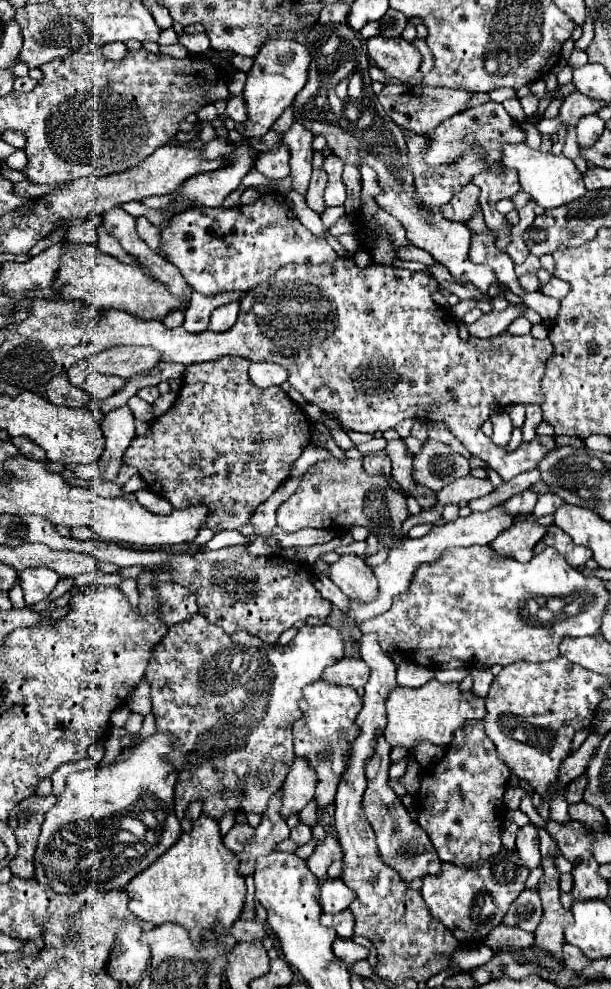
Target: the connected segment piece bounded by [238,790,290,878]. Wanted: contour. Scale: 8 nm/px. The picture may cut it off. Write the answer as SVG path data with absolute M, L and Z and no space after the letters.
M282 790L272 796L272 802L268 802L268 810L262 814L262 820L254 830L254 836L244 844L244 850L238 854L238 870L244 878L254 872L254 858L272 852L282 840L290 838L290 828L286 820L280 818L280 794Z

